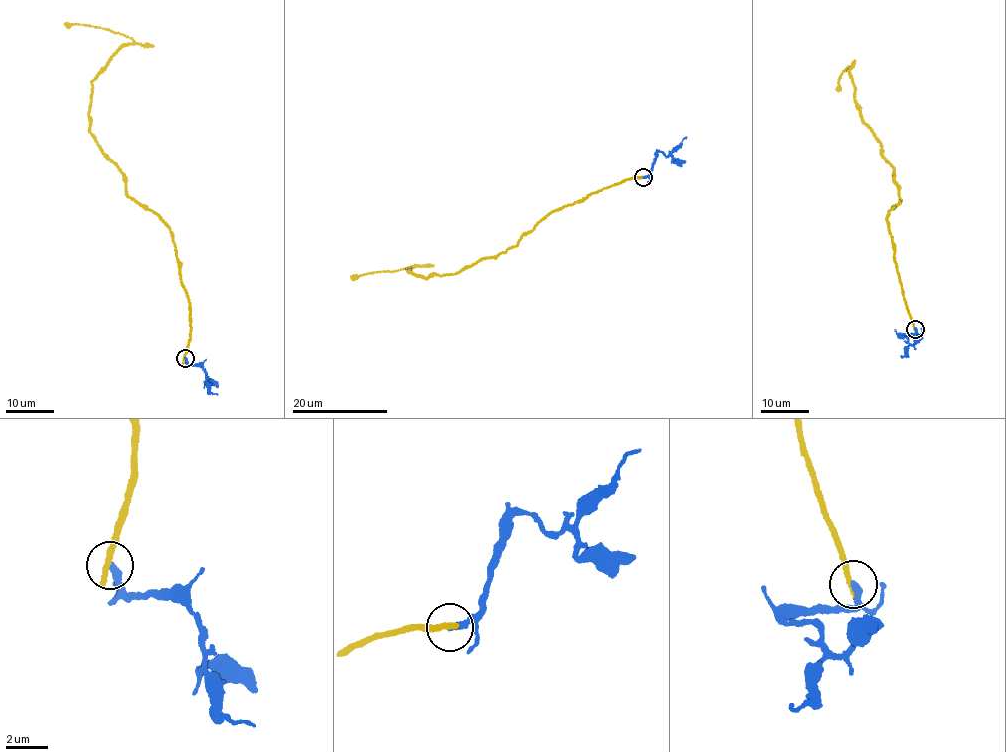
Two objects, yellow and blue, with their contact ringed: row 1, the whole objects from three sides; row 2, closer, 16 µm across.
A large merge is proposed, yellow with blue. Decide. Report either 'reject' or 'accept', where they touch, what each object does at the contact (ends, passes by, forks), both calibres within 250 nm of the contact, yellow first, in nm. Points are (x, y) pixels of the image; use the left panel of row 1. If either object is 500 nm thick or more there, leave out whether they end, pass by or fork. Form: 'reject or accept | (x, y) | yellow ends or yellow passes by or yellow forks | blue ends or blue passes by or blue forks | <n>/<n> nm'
reject | (185, 358) | yellow ends | blue ends | 340/340 nm

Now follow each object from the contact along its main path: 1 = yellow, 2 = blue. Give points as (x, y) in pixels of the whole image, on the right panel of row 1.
1: (915, 329), (888, 218), (900, 200), (894, 166), (881, 155), (881, 143), (857, 108), (849, 68), (837, 90)
2: (915, 329), (915, 333), (899, 336), (908, 339), (906, 354), (901, 356)

